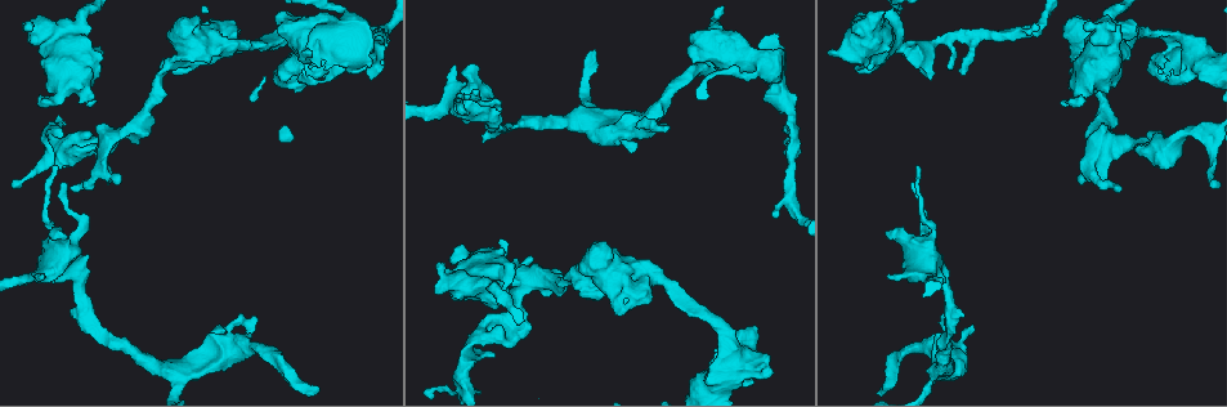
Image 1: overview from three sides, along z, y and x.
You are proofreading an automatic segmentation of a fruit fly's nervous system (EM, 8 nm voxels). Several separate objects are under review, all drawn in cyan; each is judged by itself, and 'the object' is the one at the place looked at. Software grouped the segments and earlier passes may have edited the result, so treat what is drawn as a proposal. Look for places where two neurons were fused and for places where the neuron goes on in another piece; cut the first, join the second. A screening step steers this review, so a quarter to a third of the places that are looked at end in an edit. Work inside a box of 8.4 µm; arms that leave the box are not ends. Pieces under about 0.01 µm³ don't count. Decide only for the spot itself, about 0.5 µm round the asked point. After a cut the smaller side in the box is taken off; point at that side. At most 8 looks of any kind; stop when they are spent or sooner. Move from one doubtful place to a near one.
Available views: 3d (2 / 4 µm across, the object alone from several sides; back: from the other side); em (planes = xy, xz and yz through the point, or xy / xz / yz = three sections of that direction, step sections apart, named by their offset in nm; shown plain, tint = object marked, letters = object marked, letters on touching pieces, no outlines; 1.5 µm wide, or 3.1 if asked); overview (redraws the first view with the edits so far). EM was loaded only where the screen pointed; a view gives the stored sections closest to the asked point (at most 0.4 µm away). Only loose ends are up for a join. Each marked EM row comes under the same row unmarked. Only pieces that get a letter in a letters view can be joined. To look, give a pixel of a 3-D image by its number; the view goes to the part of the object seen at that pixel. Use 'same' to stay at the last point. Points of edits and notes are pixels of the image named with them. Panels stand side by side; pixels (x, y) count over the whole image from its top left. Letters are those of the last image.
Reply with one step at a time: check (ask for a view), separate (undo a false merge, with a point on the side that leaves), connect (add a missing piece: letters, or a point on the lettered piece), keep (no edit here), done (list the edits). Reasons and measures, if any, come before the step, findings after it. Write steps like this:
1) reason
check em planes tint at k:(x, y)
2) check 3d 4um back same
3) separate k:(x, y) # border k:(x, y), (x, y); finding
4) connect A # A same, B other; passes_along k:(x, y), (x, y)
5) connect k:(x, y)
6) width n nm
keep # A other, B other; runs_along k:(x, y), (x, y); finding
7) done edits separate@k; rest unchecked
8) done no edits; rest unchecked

an open end
check 3d 4um at 1:(455, 66)

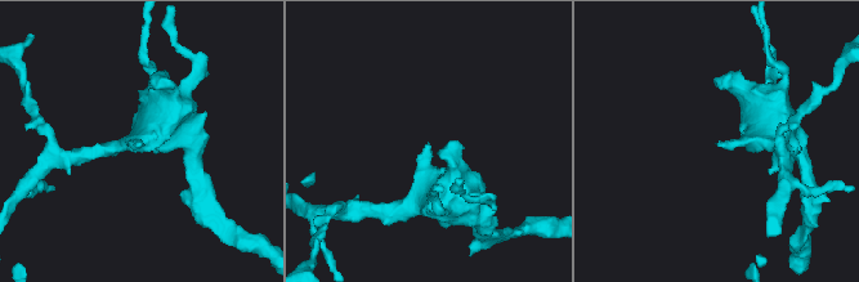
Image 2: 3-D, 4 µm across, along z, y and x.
check em planes letters at 2:(427, 146)

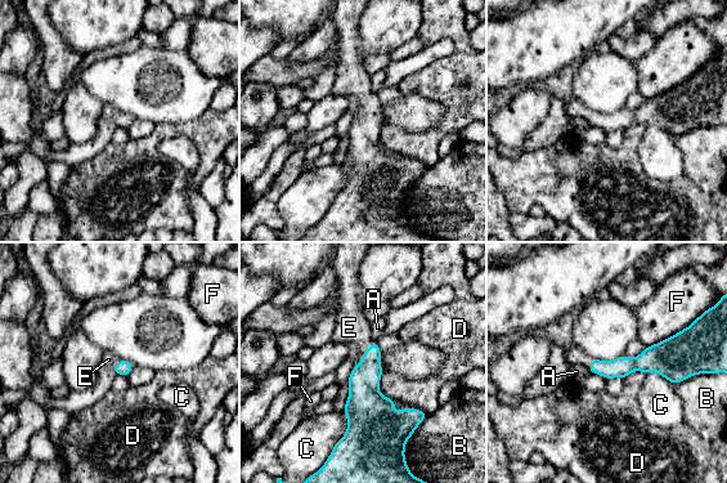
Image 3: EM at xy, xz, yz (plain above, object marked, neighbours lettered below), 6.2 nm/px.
longest_contact E 220 nm
connect E # A other, B other, C other, D other, E same, F other; passes_along 3:(364, 379), (363, 354), (351, 326); it goes on there

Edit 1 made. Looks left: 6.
redraw
check overview

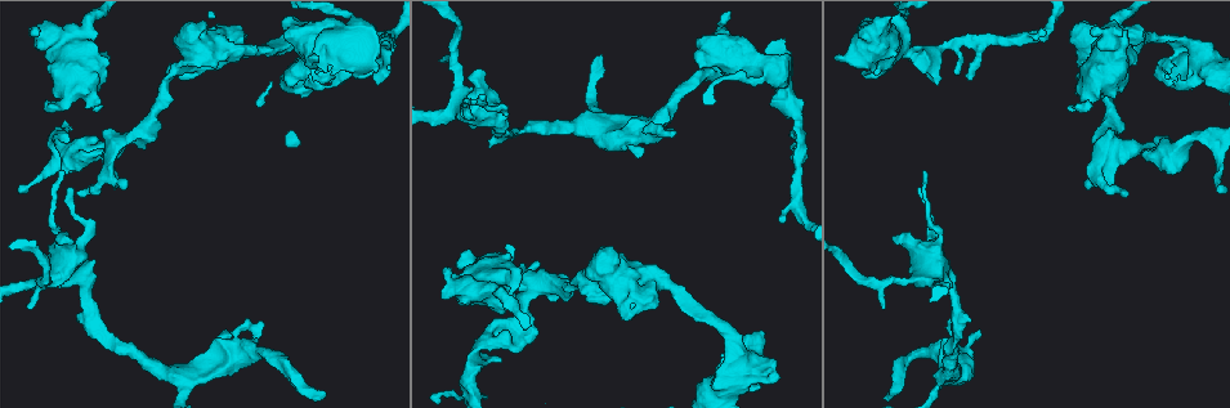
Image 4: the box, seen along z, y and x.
check em yz step 8 letters at 4:(1088, 106)

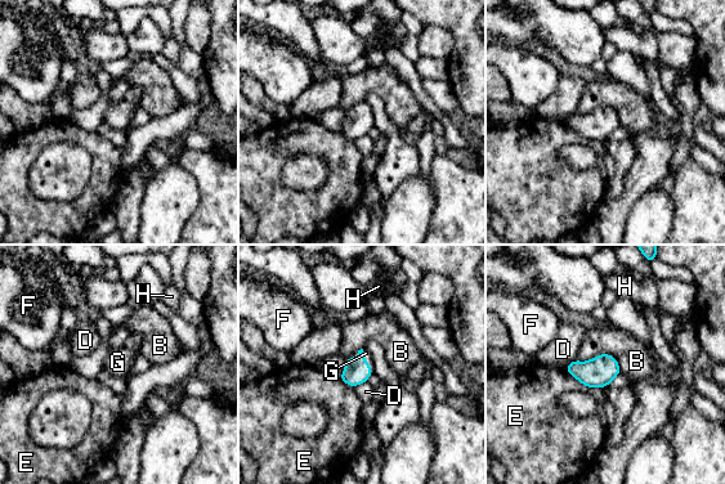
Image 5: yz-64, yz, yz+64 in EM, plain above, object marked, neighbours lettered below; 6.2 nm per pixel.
check em planes letters same

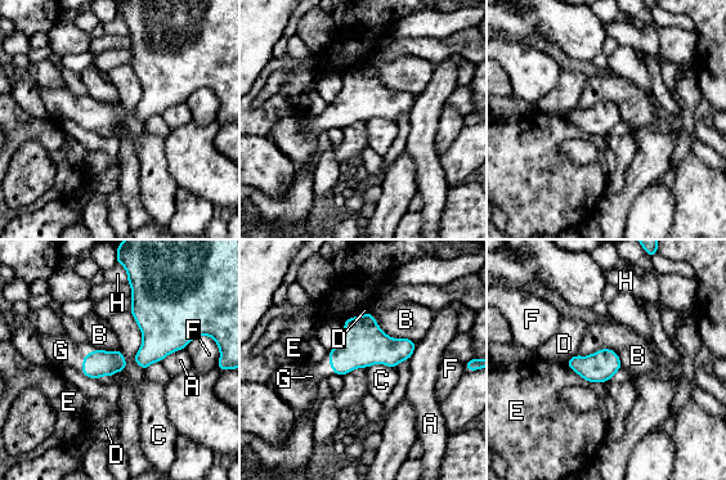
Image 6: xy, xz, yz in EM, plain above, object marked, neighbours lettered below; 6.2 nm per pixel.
width 170 nm
connect G # A other, B other, C other, D other, E other, F other, G same, H other; passes_along 6:(98, 363), (84, 358), (61, 350); it goes on there

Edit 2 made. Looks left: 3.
an open end
check 3d 4um back at 4:(862, 75)

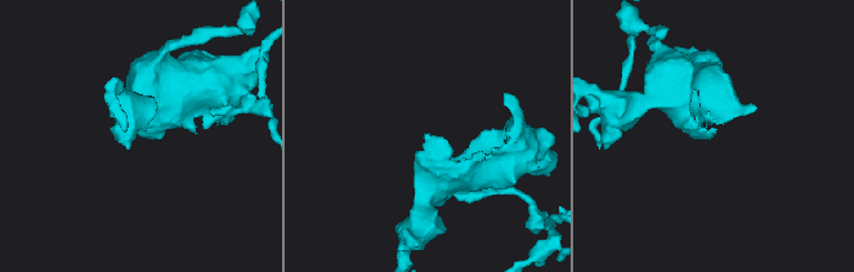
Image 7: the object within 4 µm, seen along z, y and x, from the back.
shape alone is not enough
check em planes letters at 7:(715, 134)

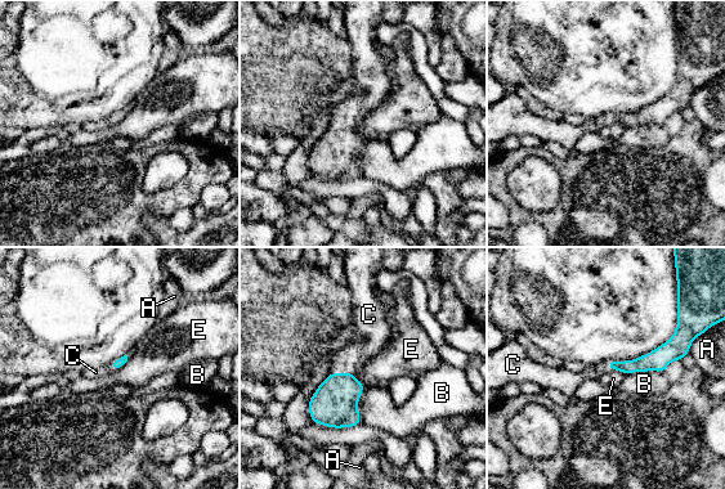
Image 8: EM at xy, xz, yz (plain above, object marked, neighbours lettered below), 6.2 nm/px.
connect C # A other, B other, C same, E other; passes_along 8:(334, 404), (343, 373), (349, 358); it goes on there

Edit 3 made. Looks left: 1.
done edits connect@3, connect@6, connect@8; rest unchecked

